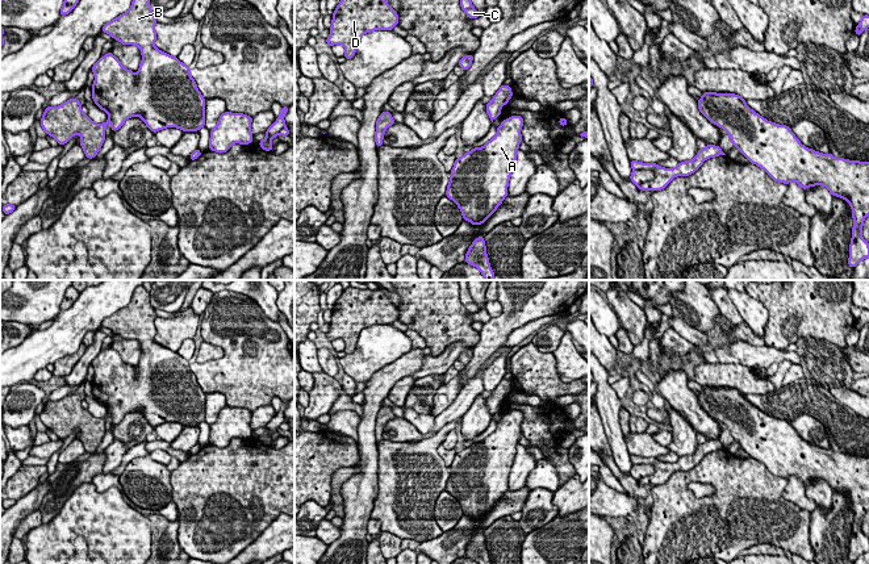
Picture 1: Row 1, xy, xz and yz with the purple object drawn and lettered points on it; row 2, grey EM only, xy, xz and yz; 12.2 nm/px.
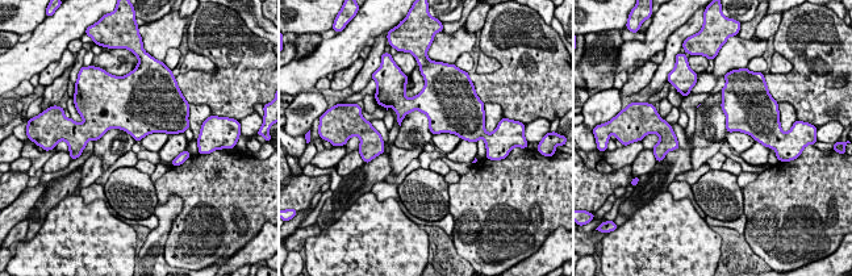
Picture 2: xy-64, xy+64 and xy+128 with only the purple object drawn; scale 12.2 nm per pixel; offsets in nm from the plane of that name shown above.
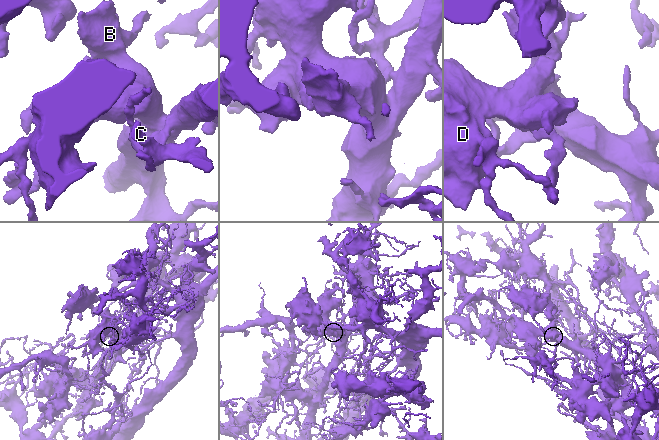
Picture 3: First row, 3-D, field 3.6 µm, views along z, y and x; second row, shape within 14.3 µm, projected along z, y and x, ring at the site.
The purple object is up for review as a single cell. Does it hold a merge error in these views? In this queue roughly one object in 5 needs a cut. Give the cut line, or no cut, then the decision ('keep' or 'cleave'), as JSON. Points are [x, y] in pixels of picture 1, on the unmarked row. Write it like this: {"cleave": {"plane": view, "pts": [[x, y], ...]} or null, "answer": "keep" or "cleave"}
{"cleave": null, "answer": "keep"}

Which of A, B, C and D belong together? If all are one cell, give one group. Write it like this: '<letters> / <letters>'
A B C D

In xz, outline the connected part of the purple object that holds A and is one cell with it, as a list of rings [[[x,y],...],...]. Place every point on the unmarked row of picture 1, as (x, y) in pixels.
[[[521,410],[504,414],[489,436],[455,455],[446,490],[472,519],[484,518],[509,489],[522,421]]]

